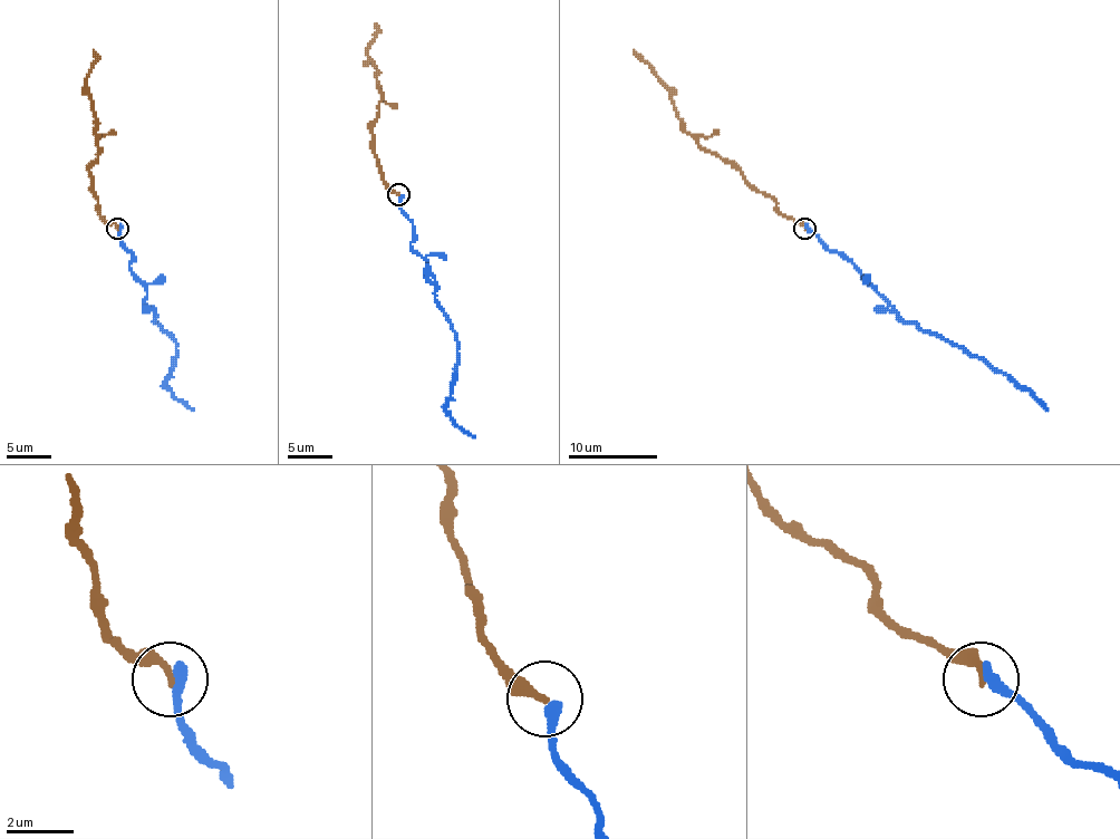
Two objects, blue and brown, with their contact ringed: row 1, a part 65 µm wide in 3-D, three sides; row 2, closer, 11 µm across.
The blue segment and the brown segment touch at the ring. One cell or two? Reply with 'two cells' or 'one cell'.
one cell

